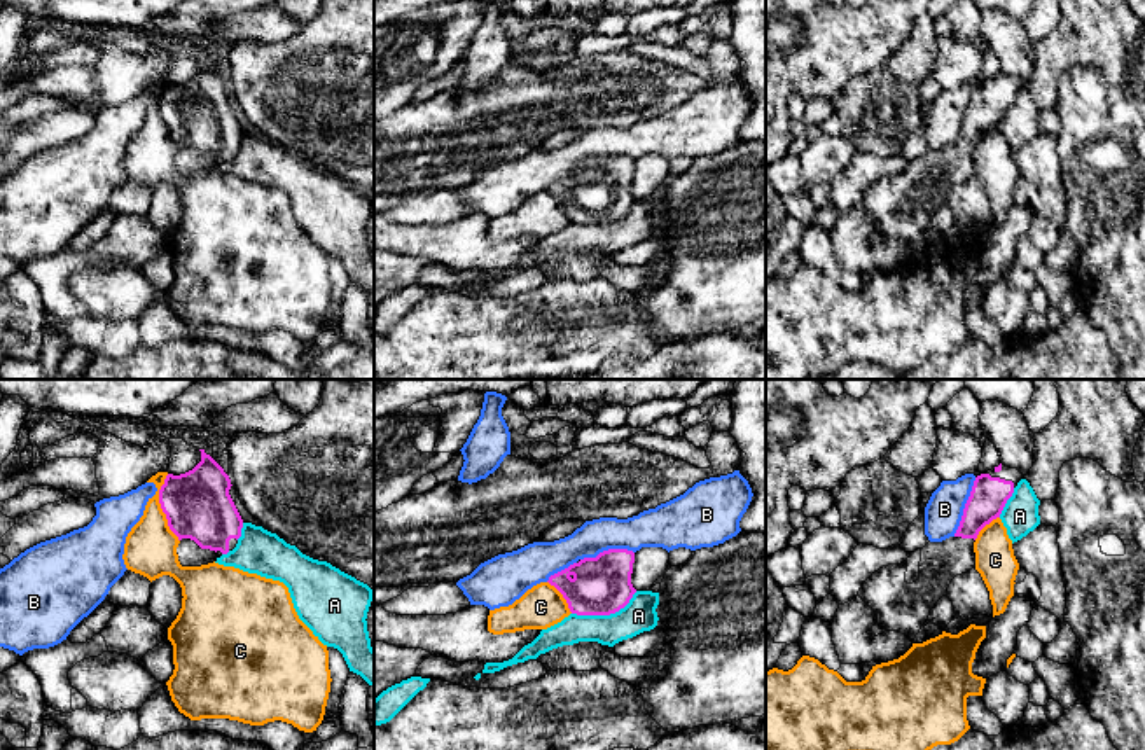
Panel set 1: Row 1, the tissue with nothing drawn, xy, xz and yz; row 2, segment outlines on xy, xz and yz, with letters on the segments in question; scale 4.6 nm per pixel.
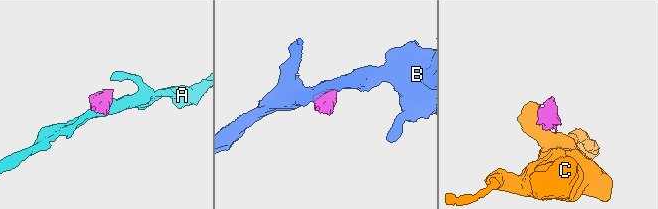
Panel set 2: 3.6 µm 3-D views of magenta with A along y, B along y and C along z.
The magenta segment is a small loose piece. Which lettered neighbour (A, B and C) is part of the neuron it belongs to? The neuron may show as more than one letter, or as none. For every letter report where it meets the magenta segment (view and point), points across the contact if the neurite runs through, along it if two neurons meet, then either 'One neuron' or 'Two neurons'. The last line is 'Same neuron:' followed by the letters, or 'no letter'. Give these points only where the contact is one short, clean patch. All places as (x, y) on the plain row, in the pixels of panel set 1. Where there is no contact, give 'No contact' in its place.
A: Touches magenta at xz (605, 222). Two neurons
B: Touches magenta at yz (965, 116). Boundary: yz (976, 86), (960, 133), (953, 144). Two neurons
C: Touches magenta at xy (161, 116). Two neurons
Same neuron: no letter

